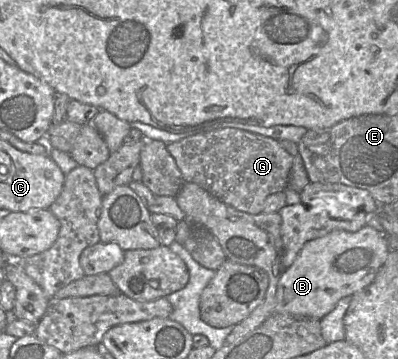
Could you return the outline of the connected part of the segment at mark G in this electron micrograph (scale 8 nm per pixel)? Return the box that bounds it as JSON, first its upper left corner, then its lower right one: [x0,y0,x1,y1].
[166,128,294,214]

